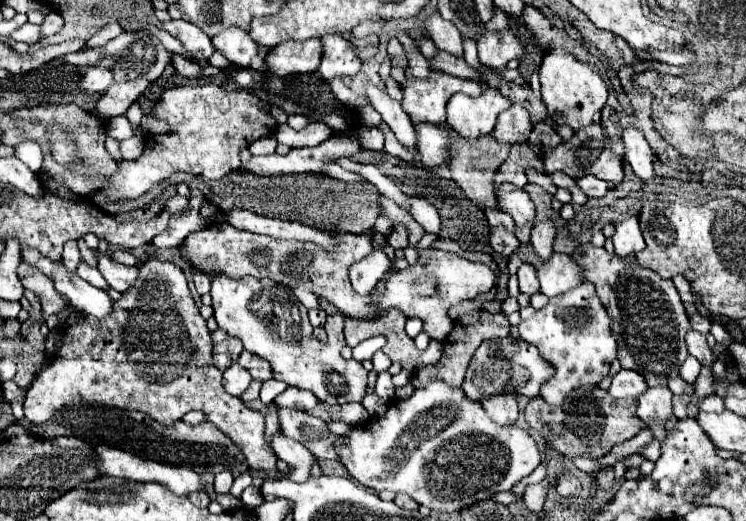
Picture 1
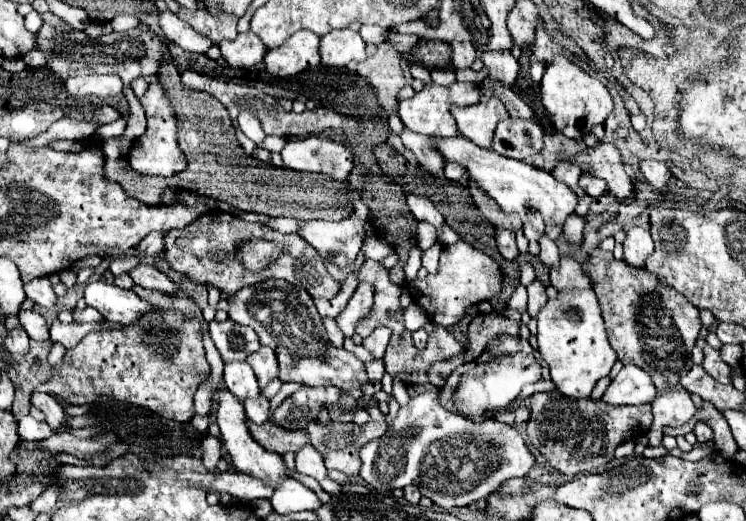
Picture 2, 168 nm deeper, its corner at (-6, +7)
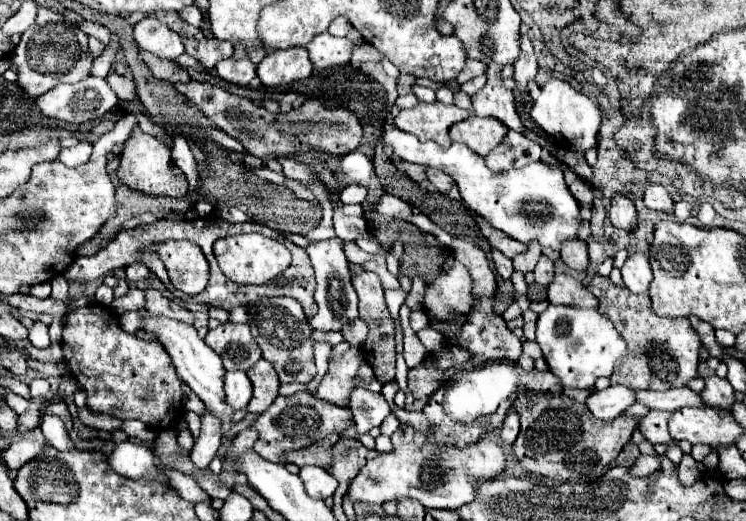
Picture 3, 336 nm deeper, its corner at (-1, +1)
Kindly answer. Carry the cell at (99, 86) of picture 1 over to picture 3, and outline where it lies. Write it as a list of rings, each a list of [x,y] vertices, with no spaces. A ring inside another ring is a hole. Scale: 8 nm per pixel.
[[[93,76],[85,78],[77,84],[55,86],[49,92],[35,98],[35,106],[43,116],[55,118],[55,120],[61,120],[61,122],[67,122],[67,124],[81,124],[81,122],[87,122],[87,120],[97,120],[105,112],[109,112],[115,104],[117,104],[117,94],[109,88],[105,78],[93,78]]]

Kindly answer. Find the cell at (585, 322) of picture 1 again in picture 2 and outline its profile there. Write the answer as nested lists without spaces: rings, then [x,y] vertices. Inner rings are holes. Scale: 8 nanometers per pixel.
[[[592,288],[562,290],[554,300],[548,300],[538,312],[538,352],[550,366],[556,390],[568,398],[590,398],[596,382],[608,376],[618,356],[608,342],[602,308]]]

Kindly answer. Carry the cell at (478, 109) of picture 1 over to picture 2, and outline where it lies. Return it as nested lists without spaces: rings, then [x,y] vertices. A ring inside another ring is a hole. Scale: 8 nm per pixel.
[[[492,98],[474,106],[454,106],[452,116],[456,118],[458,130],[468,140],[472,140],[476,146],[488,148],[496,124],[510,114],[498,98]]]

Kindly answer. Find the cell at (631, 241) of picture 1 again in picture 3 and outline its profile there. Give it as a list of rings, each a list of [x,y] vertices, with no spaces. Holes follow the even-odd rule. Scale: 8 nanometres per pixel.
[[[635,252],[635,256],[627,258],[627,262],[621,268],[621,274],[623,274],[625,286],[631,292],[635,292],[635,294],[649,292],[649,284],[653,280],[653,274],[651,274],[651,266],[649,266],[649,260],[645,254]]]

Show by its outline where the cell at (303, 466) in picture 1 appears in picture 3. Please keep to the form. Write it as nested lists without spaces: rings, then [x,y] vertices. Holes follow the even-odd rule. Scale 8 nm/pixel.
[[[303,466],[299,476],[311,498],[325,500],[327,496],[335,494],[335,490],[337,490],[337,480],[327,470],[321,470],[319,466]]]

